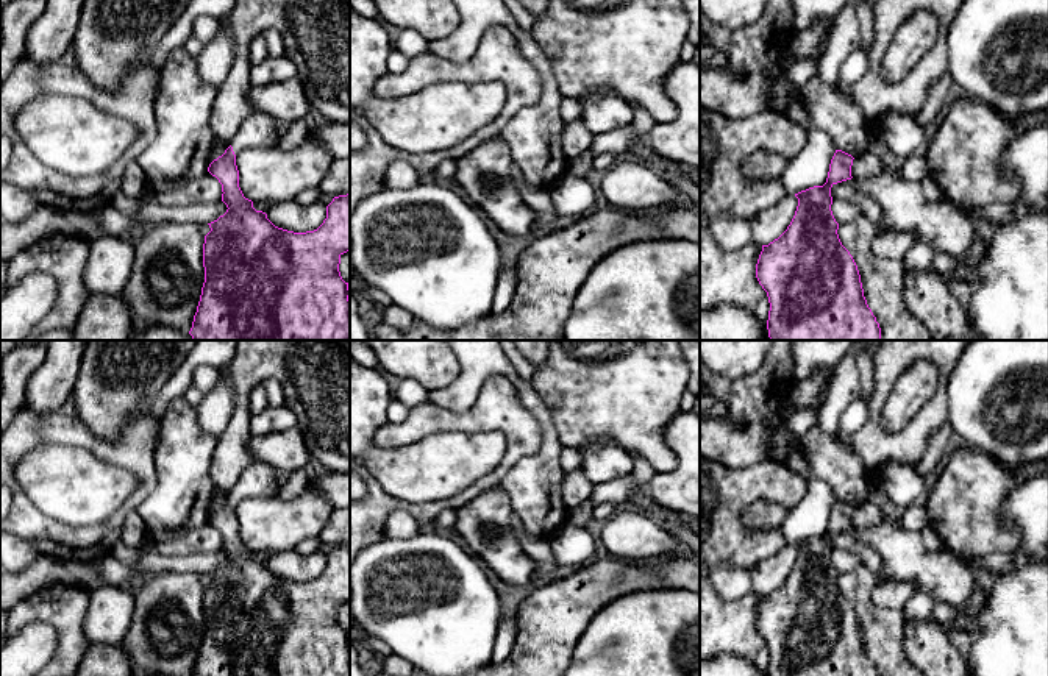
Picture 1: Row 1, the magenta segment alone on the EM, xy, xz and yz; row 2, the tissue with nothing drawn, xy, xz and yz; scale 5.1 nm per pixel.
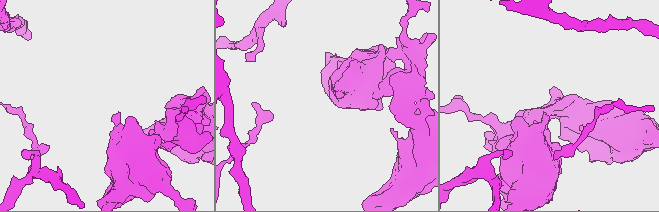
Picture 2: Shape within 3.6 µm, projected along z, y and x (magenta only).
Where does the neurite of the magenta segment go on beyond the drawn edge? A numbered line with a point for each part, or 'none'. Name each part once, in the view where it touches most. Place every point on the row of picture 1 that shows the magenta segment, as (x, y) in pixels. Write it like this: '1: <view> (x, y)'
1: xy (260, 130)

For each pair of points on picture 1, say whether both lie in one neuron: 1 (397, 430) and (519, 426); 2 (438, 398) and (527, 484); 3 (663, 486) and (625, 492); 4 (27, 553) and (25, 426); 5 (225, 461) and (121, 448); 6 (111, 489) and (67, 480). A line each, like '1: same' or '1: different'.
1: same
2: same
3: same
4: different
5: different
6: same

